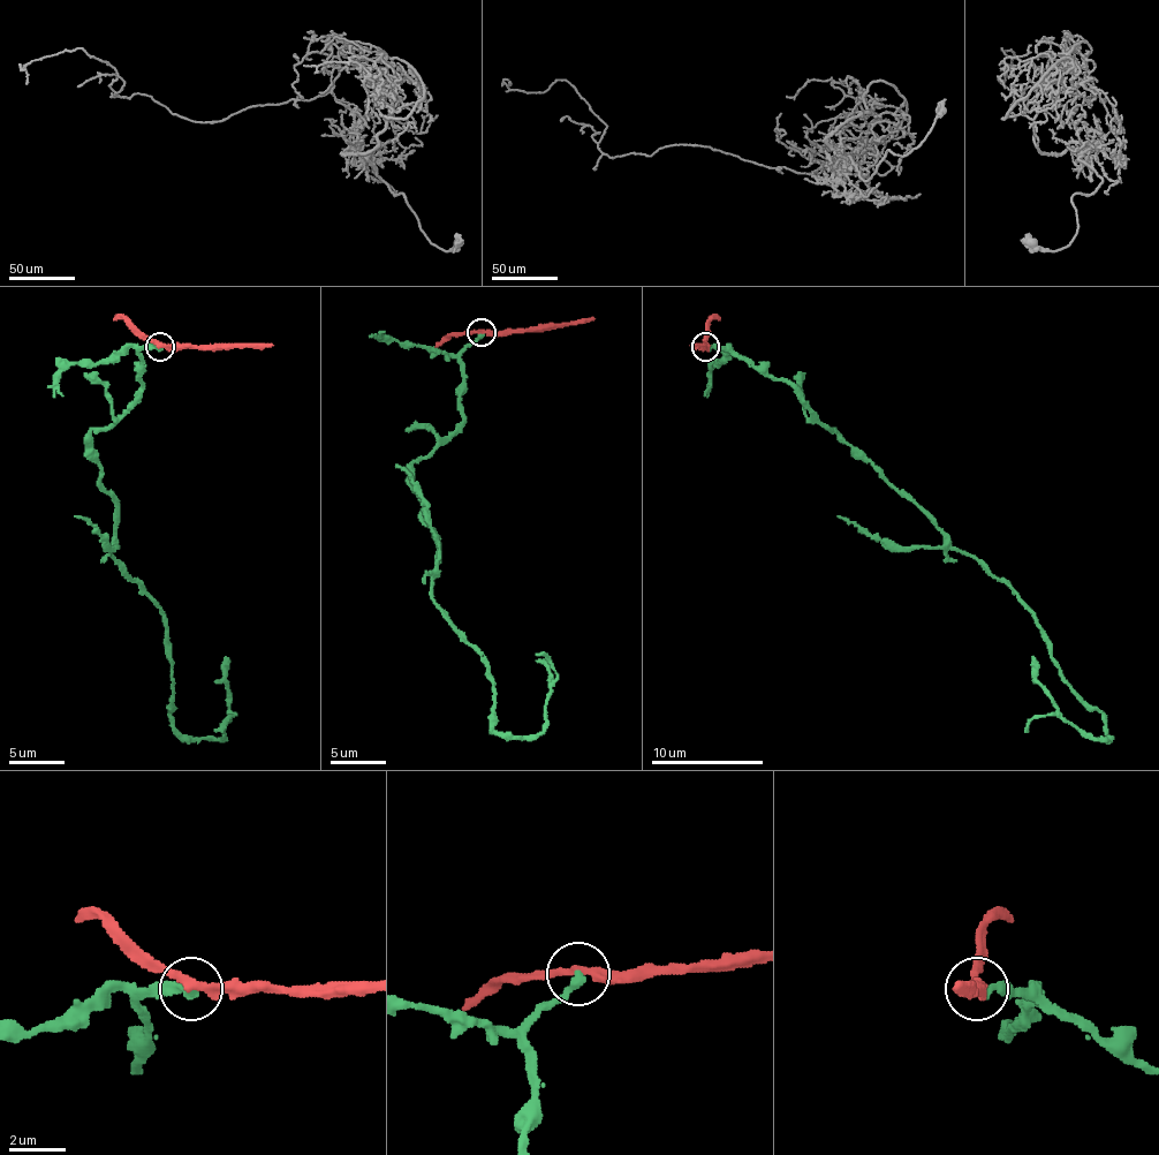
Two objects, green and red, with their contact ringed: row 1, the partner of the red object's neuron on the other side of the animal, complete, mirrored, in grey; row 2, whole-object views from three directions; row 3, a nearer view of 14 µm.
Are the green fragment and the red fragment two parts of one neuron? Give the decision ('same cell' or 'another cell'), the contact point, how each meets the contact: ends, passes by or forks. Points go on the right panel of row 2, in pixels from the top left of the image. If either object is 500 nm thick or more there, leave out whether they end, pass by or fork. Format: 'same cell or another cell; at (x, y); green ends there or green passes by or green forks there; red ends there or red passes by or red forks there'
another cell; at (705, 346); green ends there; red passes by

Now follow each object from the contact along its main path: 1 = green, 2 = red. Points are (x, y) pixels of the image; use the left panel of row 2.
1: (159, 347), (91, 433), (116, 501), (111, 557), (165, 613), (181, 734), (224, 737), (226, 656)
2: (159, 347), (273, 345)

